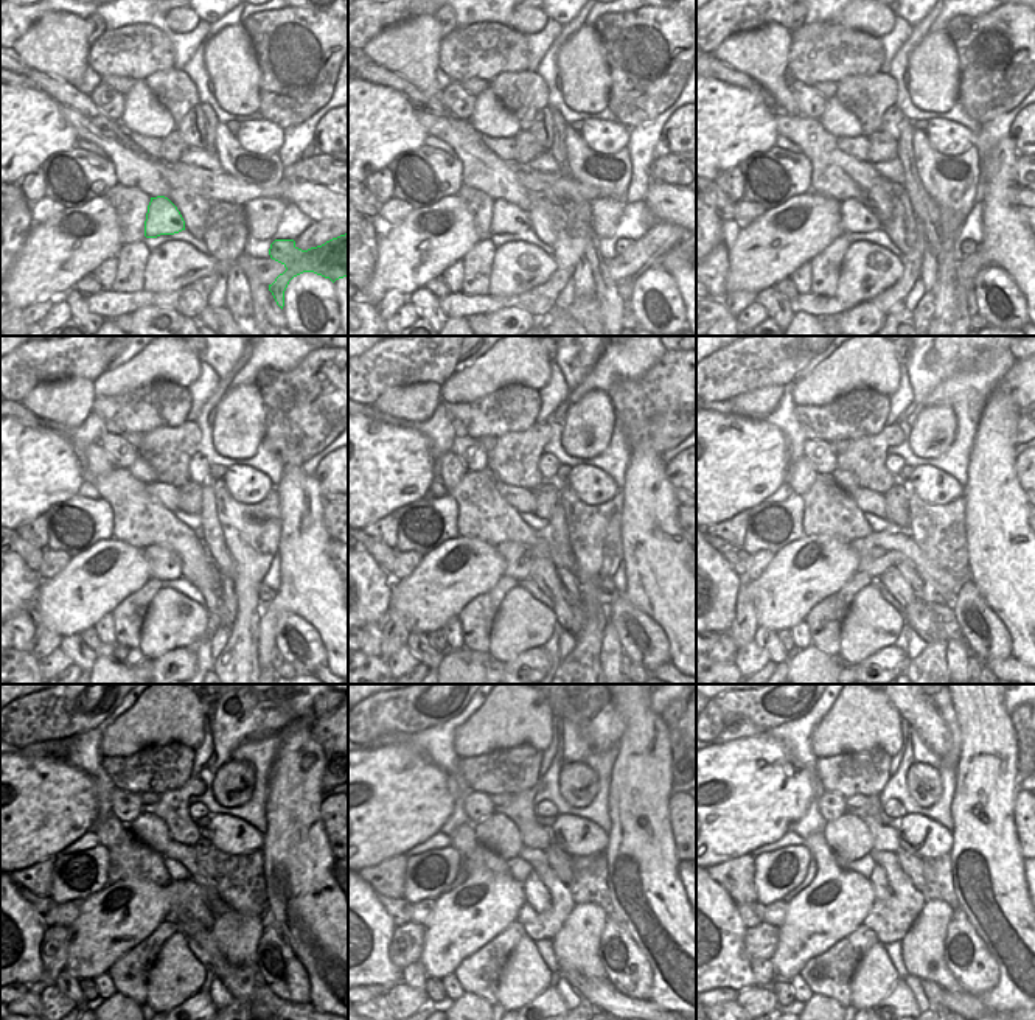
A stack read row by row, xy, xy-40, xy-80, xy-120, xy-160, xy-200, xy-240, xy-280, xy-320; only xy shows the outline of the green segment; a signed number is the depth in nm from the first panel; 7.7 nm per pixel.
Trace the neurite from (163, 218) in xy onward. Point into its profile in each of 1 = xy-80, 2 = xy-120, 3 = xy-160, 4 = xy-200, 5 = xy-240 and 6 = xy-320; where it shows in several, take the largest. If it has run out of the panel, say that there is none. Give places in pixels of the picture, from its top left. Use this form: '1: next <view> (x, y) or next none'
1: next xy-80 (855, 218)
2: next xy-120 (165, 565)
3: next xy-160 (519, 558)
4: next xy-200 (877, 552)
5: next xy-240 (199, 902)
6: next xy-320 (883, 894)

